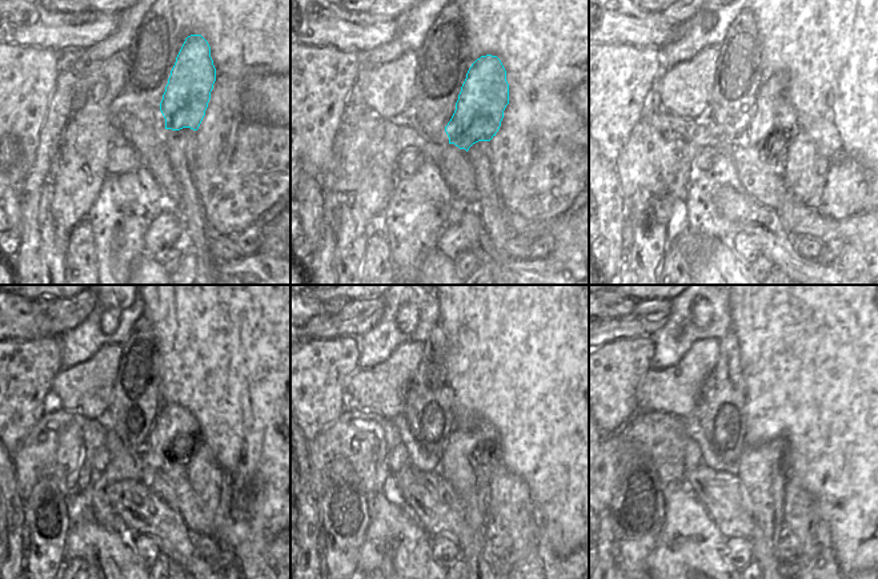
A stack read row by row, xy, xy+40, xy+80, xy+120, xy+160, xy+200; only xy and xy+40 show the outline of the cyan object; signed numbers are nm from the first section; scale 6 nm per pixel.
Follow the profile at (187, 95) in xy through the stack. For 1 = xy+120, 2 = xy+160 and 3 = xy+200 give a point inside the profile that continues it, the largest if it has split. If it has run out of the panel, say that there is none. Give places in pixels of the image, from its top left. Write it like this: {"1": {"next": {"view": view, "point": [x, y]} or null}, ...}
{"1": {"next": {"view": "xy+120", "point": [175, 433]}}, "2": {"next": {"view": "xy+160", "point": [461, 465]}}, "3": {"next": {"view": "xy+200", "point": [761, 469]}}}

